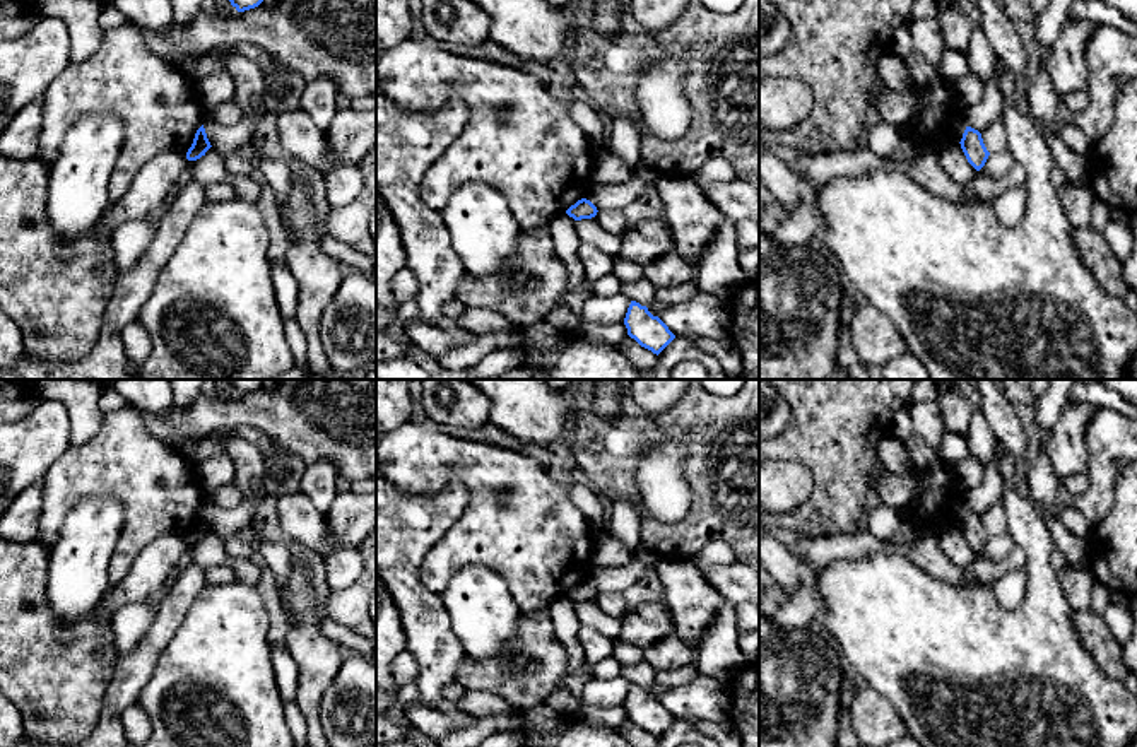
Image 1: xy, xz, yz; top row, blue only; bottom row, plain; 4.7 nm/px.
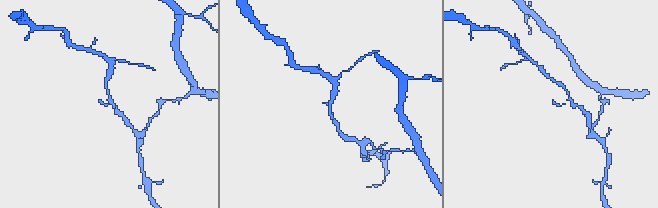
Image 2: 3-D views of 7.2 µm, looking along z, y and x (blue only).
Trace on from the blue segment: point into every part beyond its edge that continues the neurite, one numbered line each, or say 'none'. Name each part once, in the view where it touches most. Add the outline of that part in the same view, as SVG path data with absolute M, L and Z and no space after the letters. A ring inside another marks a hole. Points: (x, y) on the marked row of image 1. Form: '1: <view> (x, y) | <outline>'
none

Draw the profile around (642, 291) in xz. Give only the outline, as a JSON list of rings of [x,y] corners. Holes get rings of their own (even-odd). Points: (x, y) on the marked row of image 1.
[[[645,277],[631,284],[621,284],[621,291],[641,306],[648,308],[655,303],[657,287]]]

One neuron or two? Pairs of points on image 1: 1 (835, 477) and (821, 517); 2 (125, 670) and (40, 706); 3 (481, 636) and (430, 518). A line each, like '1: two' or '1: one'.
1: one
2: two
3: two

